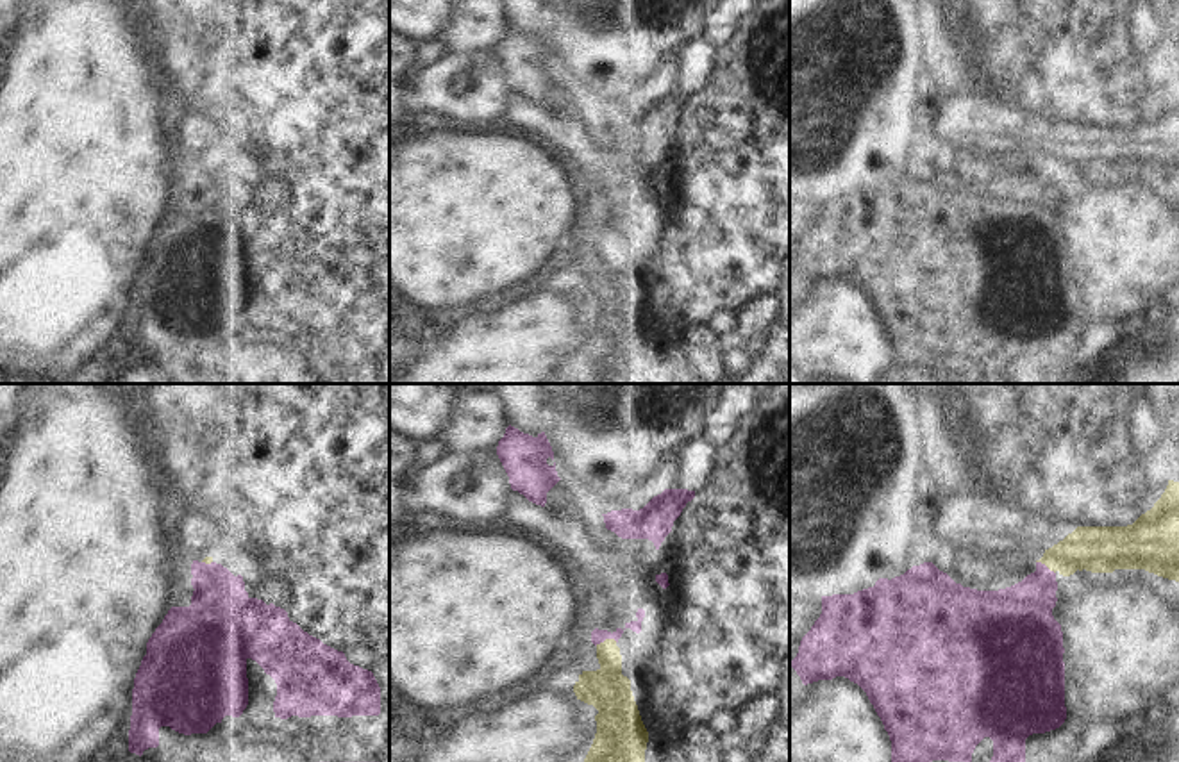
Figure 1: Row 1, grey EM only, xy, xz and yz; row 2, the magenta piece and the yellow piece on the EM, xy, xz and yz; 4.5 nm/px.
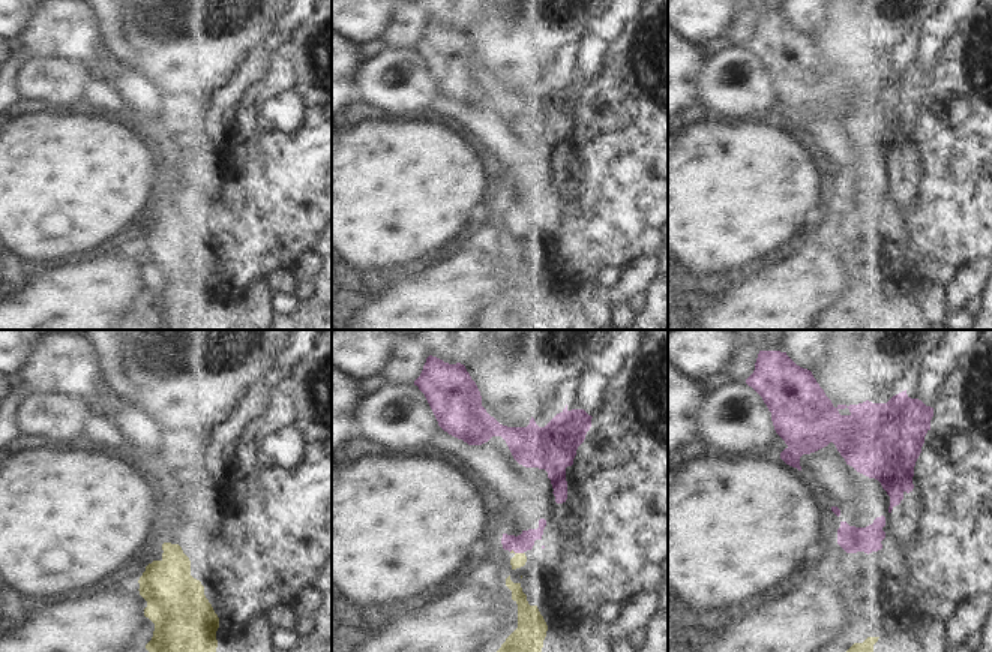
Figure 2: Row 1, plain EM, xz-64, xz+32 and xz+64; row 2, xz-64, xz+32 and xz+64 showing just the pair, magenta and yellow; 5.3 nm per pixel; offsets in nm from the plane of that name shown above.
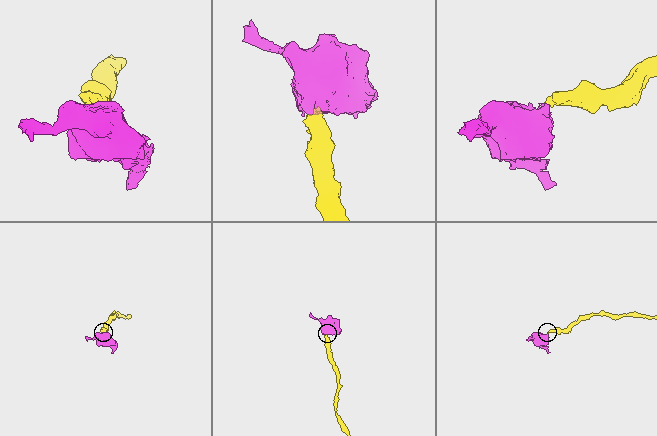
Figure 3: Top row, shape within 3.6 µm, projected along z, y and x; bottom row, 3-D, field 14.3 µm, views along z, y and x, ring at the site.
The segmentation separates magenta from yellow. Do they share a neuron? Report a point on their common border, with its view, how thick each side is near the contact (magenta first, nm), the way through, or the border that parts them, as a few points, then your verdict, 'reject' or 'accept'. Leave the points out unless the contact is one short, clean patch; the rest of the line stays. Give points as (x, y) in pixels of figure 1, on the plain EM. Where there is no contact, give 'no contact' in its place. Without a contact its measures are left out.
xz (606, 238) | 60/190 nm | along xz (617, 241), (604, 240), (595, 245) | reject

